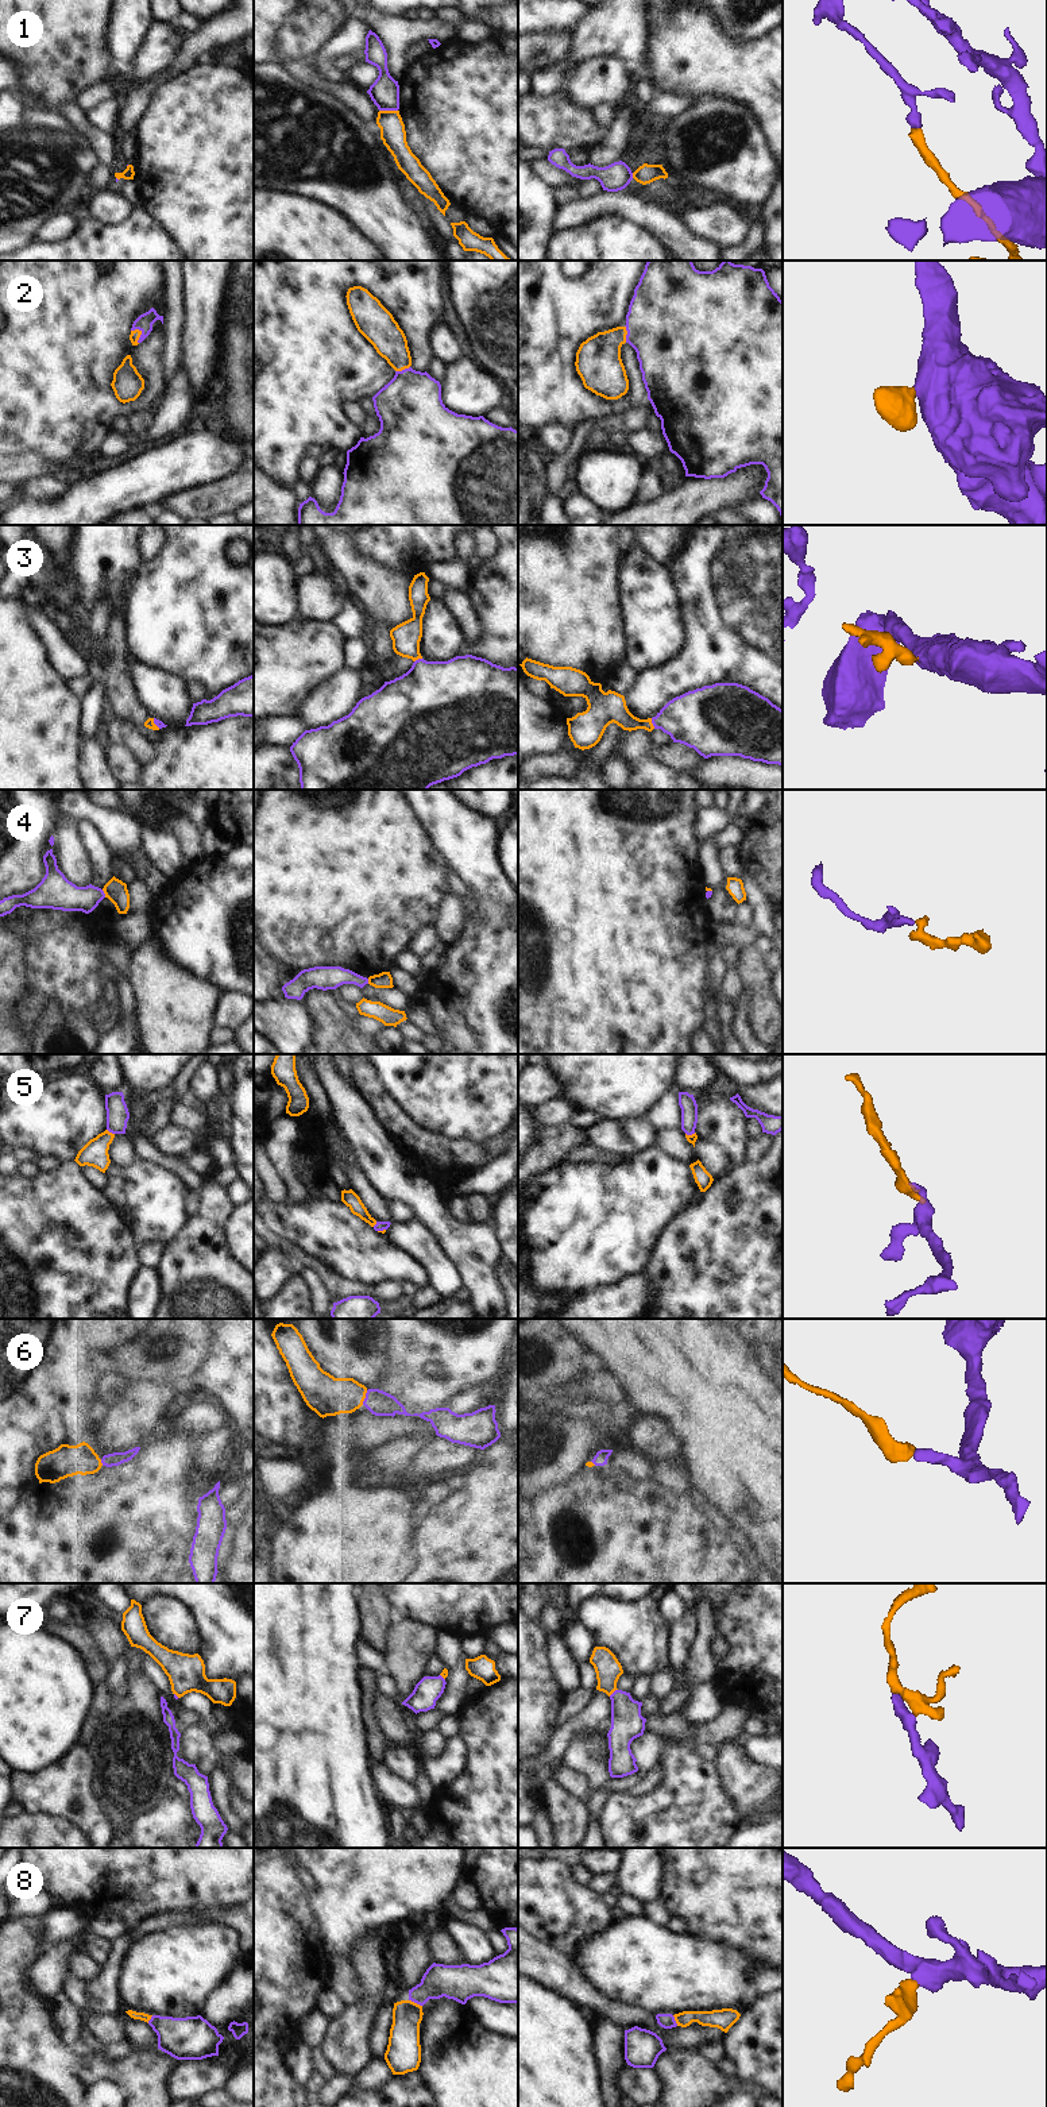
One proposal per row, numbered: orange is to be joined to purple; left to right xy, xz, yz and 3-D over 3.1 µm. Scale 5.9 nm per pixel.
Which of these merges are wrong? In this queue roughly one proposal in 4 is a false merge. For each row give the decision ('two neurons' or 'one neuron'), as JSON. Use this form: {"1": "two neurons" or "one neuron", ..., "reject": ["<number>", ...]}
{"1": "two neurons", "2": "one neuron", "3": "one neuron", "4": "two neurons", "5": "one neuron", "6": "one neuron", "7": "one neuron", "8": "one neuron", "reject": ["1", "4"]}

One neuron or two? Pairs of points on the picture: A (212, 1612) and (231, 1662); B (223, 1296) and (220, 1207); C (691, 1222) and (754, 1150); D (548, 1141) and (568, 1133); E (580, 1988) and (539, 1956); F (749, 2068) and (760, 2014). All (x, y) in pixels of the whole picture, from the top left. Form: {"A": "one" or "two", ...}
{"A": "one", "B": "one", "C": "two", "D": "one", "E": "one", "F": "one"}

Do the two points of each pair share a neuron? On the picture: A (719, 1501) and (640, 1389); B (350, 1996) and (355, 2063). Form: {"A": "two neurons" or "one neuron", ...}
{"A": "one neuron", "B": "two neurons"}

